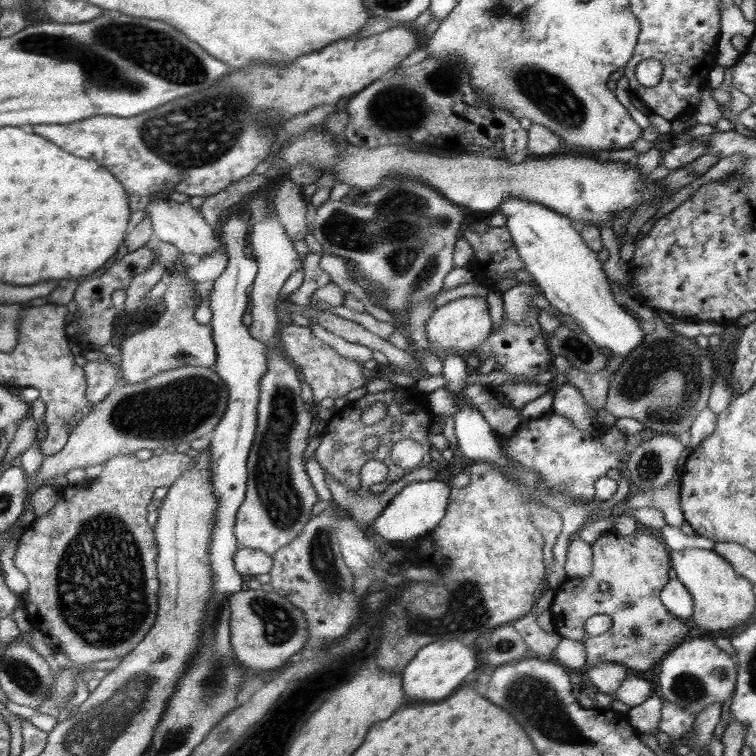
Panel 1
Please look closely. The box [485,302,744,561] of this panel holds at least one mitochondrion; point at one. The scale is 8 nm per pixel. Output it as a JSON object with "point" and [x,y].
{"point":[632,387]}

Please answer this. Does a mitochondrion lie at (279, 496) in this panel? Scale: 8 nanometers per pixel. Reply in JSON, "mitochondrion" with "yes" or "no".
{"mitochondrion":"yes"}

